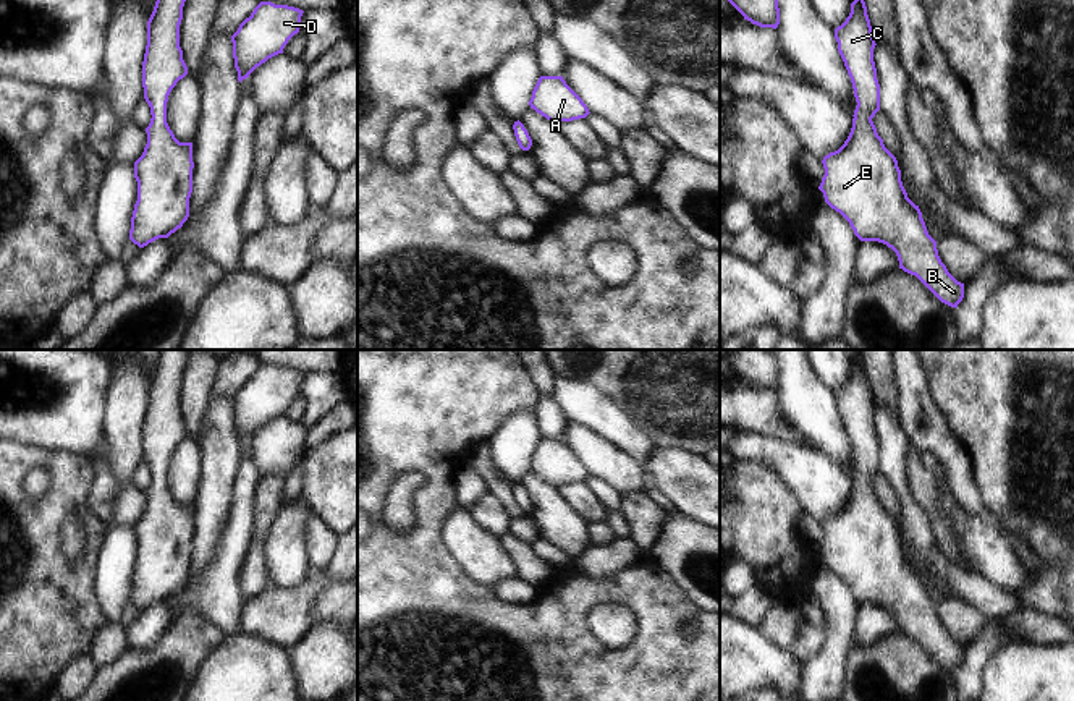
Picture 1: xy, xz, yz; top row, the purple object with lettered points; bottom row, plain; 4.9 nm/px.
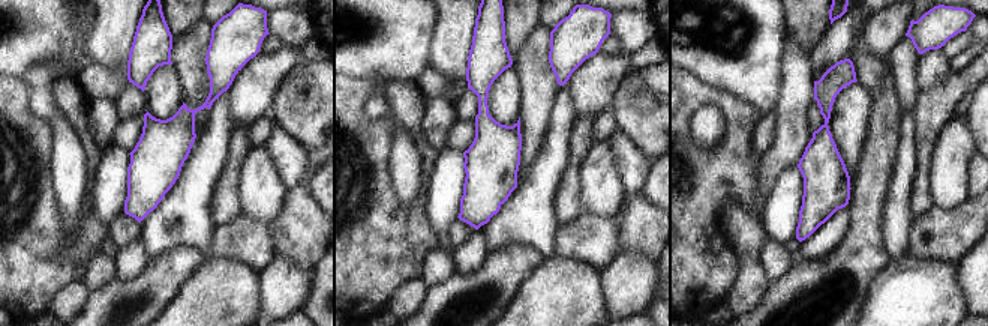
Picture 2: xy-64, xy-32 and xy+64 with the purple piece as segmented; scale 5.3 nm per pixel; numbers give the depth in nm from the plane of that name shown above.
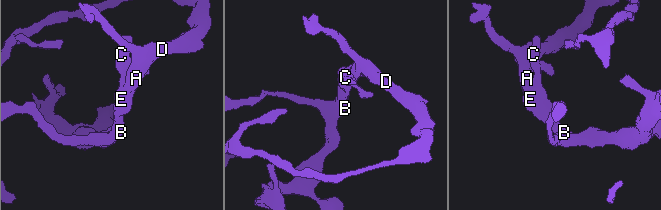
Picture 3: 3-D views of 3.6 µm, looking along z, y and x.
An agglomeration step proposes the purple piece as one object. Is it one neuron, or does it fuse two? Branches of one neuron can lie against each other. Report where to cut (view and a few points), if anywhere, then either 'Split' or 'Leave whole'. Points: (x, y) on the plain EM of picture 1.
No split. Leave whole.

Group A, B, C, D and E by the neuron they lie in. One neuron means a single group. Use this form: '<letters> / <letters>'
A B C D E

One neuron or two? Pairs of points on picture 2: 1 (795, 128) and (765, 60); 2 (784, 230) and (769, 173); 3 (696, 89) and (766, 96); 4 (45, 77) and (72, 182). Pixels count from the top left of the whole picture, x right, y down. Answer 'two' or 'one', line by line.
1: two
2: two
3: two
4: one

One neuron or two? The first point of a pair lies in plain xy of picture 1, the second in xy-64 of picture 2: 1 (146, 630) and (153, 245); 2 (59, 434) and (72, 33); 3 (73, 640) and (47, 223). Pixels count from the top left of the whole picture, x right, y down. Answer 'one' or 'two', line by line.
1: two
2: one
3: one

